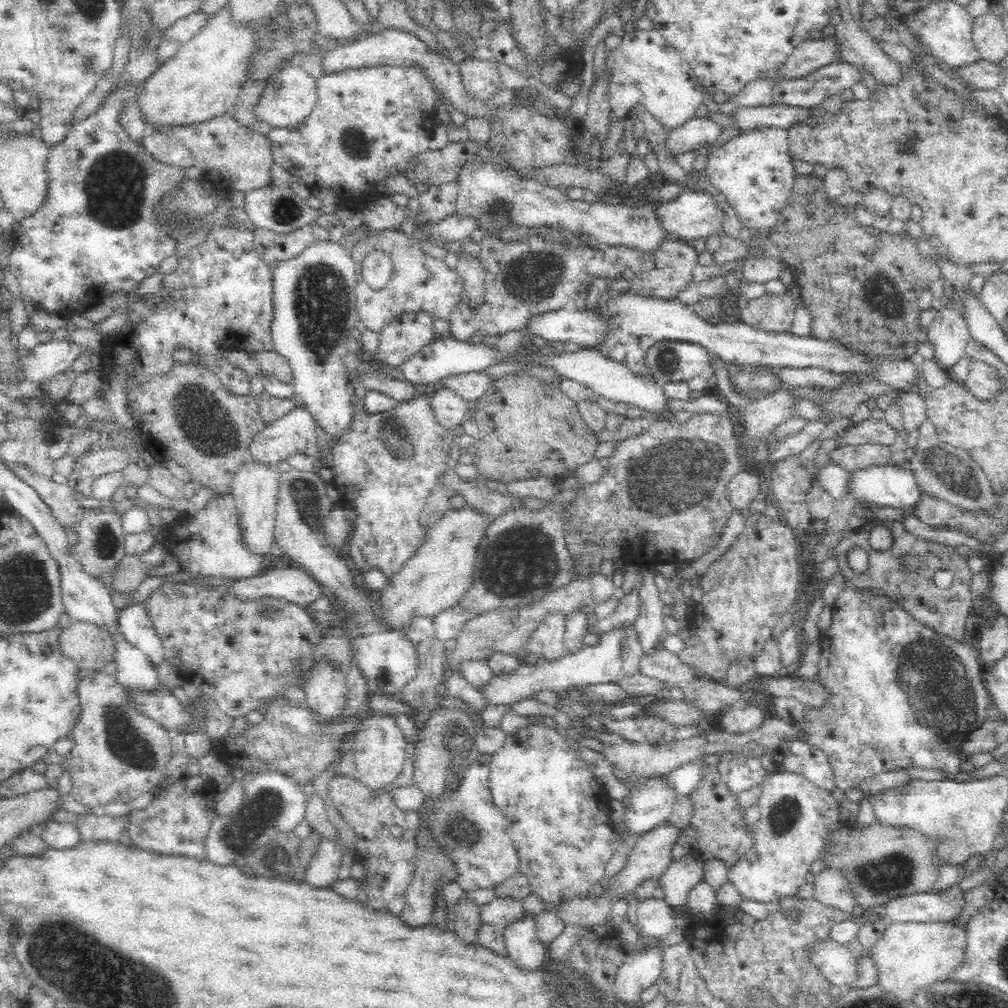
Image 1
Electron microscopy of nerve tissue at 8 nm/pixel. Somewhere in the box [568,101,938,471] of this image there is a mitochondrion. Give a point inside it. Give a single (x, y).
(905, 146)

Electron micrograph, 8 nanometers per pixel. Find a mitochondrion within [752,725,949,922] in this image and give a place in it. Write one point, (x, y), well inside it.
(895, 869)

